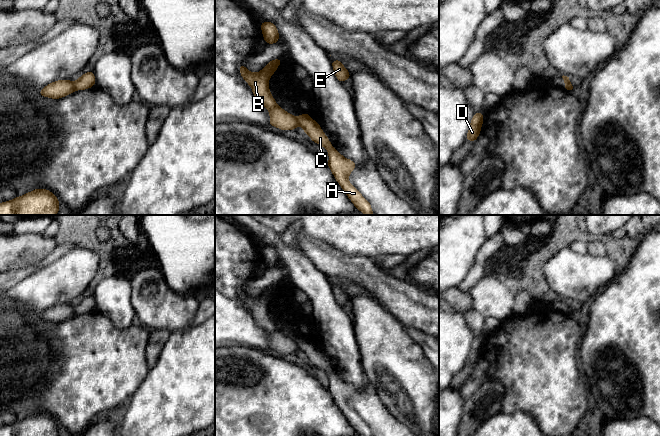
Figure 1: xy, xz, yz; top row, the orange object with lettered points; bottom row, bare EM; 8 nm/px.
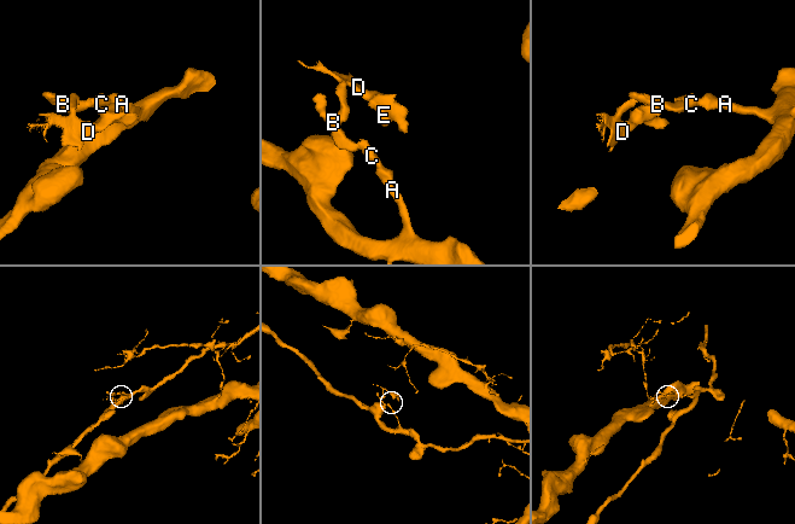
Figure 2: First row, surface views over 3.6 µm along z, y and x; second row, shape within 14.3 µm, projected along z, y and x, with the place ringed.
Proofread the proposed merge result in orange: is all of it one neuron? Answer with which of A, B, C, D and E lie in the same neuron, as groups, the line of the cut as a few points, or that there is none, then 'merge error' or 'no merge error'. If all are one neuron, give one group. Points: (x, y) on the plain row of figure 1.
A C / B D E; cut in xz along (295, 341), (299, 348); merge error

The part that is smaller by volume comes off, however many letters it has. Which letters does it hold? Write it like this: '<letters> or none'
B, D, E

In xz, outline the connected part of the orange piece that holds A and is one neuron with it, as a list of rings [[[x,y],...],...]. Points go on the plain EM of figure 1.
[[[302,337],[302,339],[296,341],[296,343],[298,348],[303,351],[303,356],[308,358],[312,365],[328,374],[329,386],[327,389],[355,431],[361,436],[373,436],[370,427],[353,409],[350,408],[348,404],[349,398],[356,391],[355,386],[343,381],[330,368],[330,364],[323,357],[320,349],[315,346],[307,337]]]

